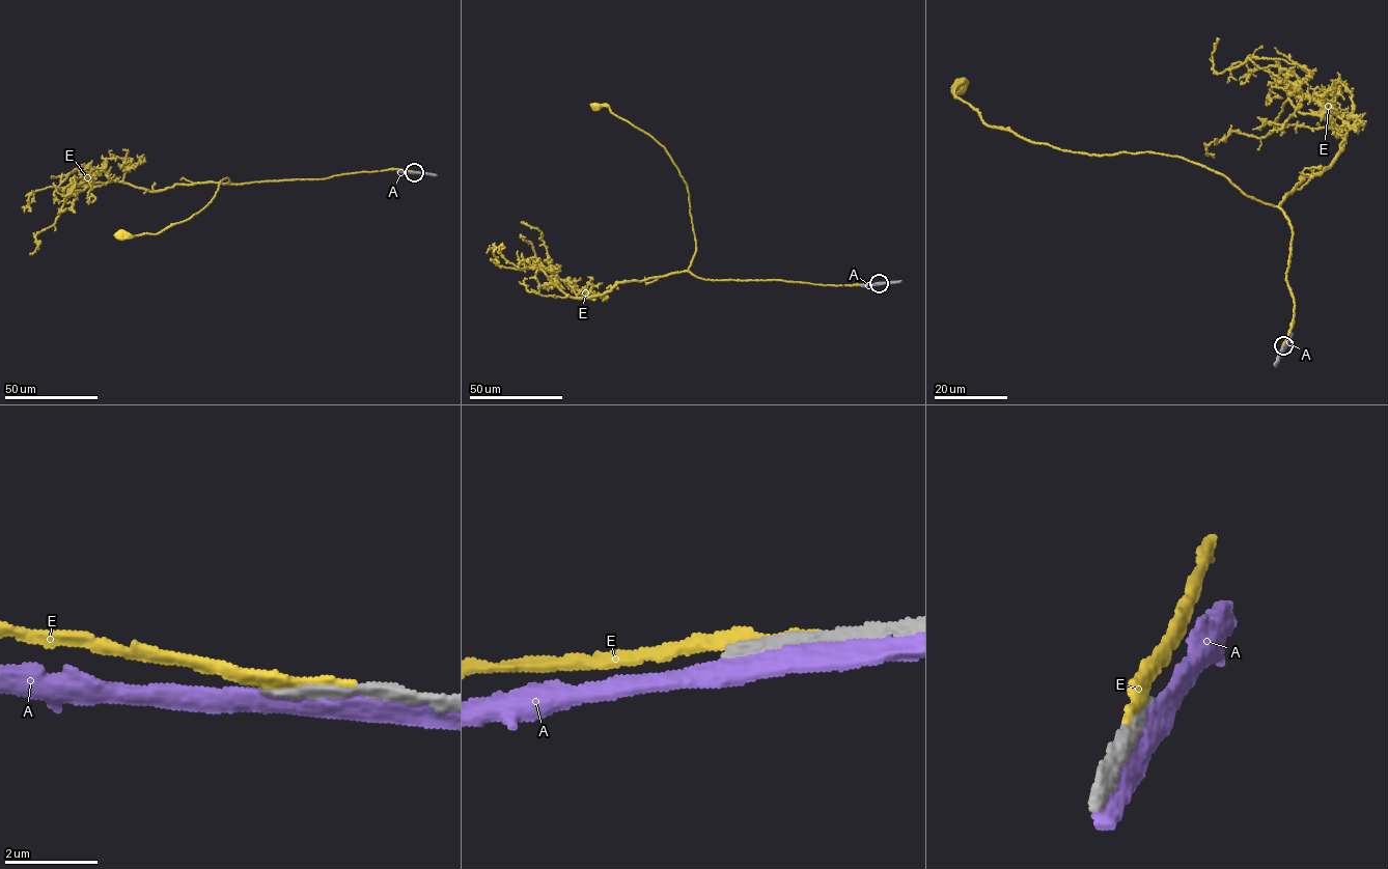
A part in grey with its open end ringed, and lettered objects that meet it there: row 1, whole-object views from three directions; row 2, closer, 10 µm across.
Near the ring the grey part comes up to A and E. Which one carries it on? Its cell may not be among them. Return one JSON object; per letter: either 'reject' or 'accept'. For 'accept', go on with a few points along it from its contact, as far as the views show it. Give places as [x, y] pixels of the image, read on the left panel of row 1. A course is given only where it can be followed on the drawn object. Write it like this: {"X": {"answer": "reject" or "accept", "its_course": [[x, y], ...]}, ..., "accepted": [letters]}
{"A": {"answer": "reject"}, "E": {"answer": "reject"}, "accepted": []}

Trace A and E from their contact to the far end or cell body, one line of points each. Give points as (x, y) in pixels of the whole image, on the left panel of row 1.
A: (417, 172), (396, 171)
E: (416, 172), (388, 169), (223, 184), (226, 177), (211, 201), (189, 218), (156, 233), (120, 235)

